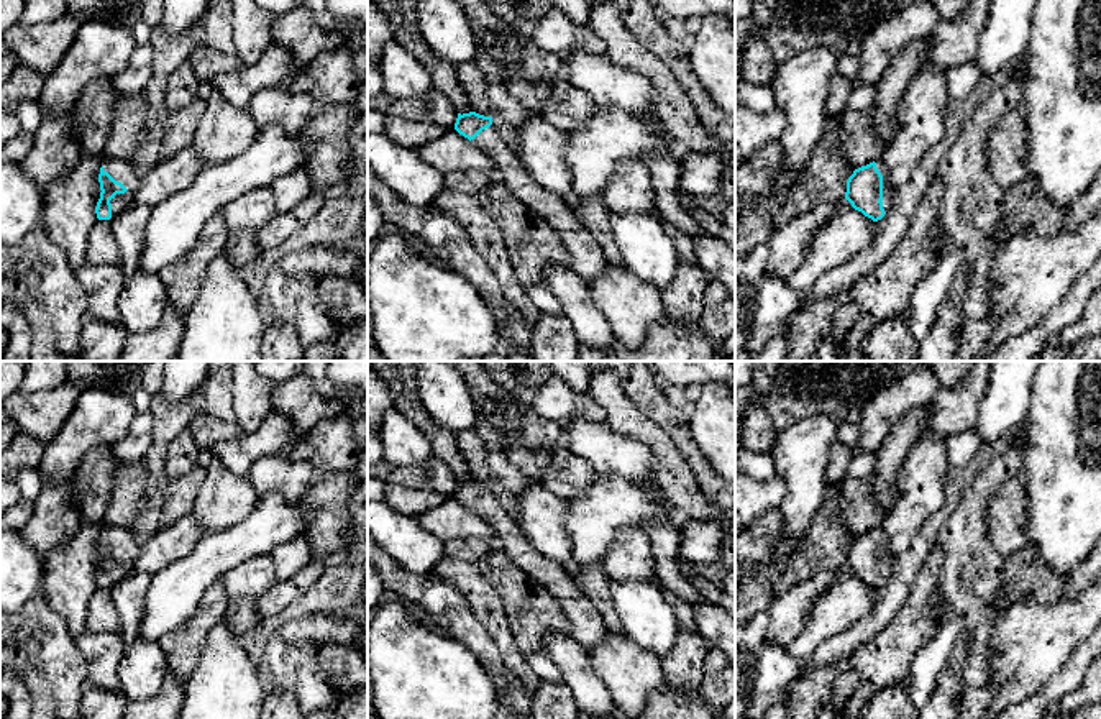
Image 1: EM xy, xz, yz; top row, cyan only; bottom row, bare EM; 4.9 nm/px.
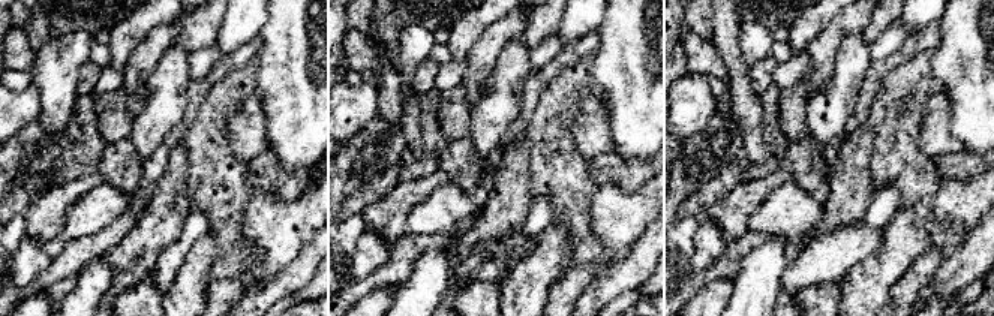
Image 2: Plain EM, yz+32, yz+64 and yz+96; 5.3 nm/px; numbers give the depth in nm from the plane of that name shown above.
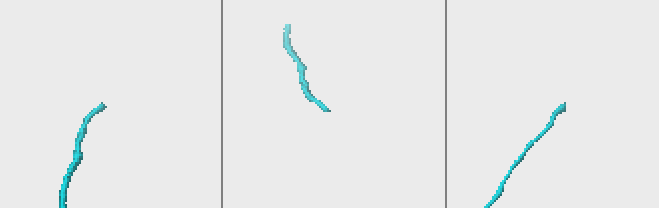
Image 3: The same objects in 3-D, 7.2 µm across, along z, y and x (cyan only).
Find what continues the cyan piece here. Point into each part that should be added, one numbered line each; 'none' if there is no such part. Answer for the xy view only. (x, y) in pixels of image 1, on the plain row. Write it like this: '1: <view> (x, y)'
1: xy (120, 537)

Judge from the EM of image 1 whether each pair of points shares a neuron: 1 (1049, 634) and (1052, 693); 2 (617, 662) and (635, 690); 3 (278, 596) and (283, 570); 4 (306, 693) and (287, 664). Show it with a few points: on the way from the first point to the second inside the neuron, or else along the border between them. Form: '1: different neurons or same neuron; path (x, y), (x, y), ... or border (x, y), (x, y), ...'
1: different neurons; border (1075, 645), (1021, 700)
2: same neuron; path (624, 668), (632, 677), (632, 683)
3: different neurons; border (312, 558), (278, 581)
4: same neuron; path (306, 686), (306, 682), (294, 670)

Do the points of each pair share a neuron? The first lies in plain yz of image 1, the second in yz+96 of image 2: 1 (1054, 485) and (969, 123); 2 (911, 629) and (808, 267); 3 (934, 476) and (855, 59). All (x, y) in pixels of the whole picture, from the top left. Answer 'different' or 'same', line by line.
1: same
2: different
3: same

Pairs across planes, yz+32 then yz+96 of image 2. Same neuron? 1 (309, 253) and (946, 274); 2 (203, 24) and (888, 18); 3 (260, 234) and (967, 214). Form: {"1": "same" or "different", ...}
{"1": "same", "2": "same", "3": "same"}

